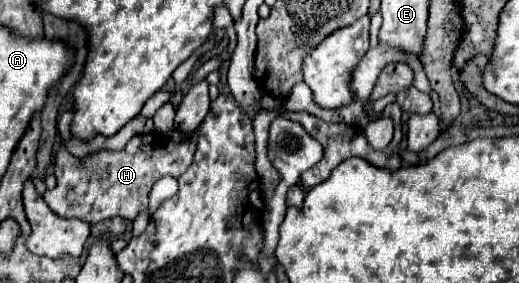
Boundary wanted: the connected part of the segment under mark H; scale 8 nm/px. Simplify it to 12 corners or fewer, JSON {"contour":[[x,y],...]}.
{"contour":[[199,130],[137,134],[75,158],[59,144],[59,216],[135,220],[157,178],[189,168]]}

